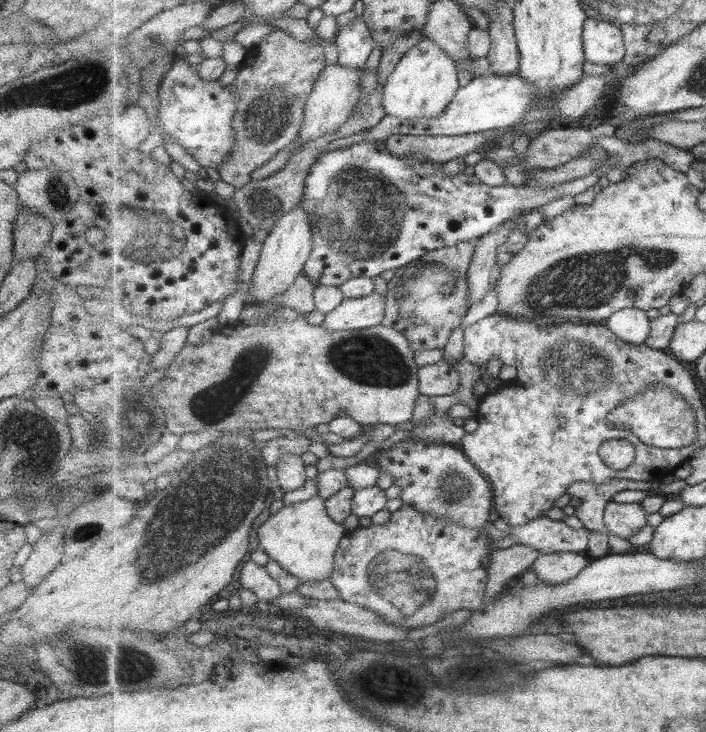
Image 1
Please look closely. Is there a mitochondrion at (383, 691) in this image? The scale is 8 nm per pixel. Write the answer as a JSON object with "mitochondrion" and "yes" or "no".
{"mitochondrion":"yes"}

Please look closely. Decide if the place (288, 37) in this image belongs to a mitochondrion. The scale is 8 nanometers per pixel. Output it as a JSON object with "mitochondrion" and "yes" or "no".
{"mitochondrion":"no"}

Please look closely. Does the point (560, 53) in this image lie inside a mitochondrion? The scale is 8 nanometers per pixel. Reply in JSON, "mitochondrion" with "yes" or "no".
{"mitochondrion":"no"}

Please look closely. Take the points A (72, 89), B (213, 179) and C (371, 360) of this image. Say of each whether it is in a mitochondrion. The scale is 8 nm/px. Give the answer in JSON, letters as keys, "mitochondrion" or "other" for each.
{"A":"mitochondrion","B":"other","C":"mitochondrion"}

